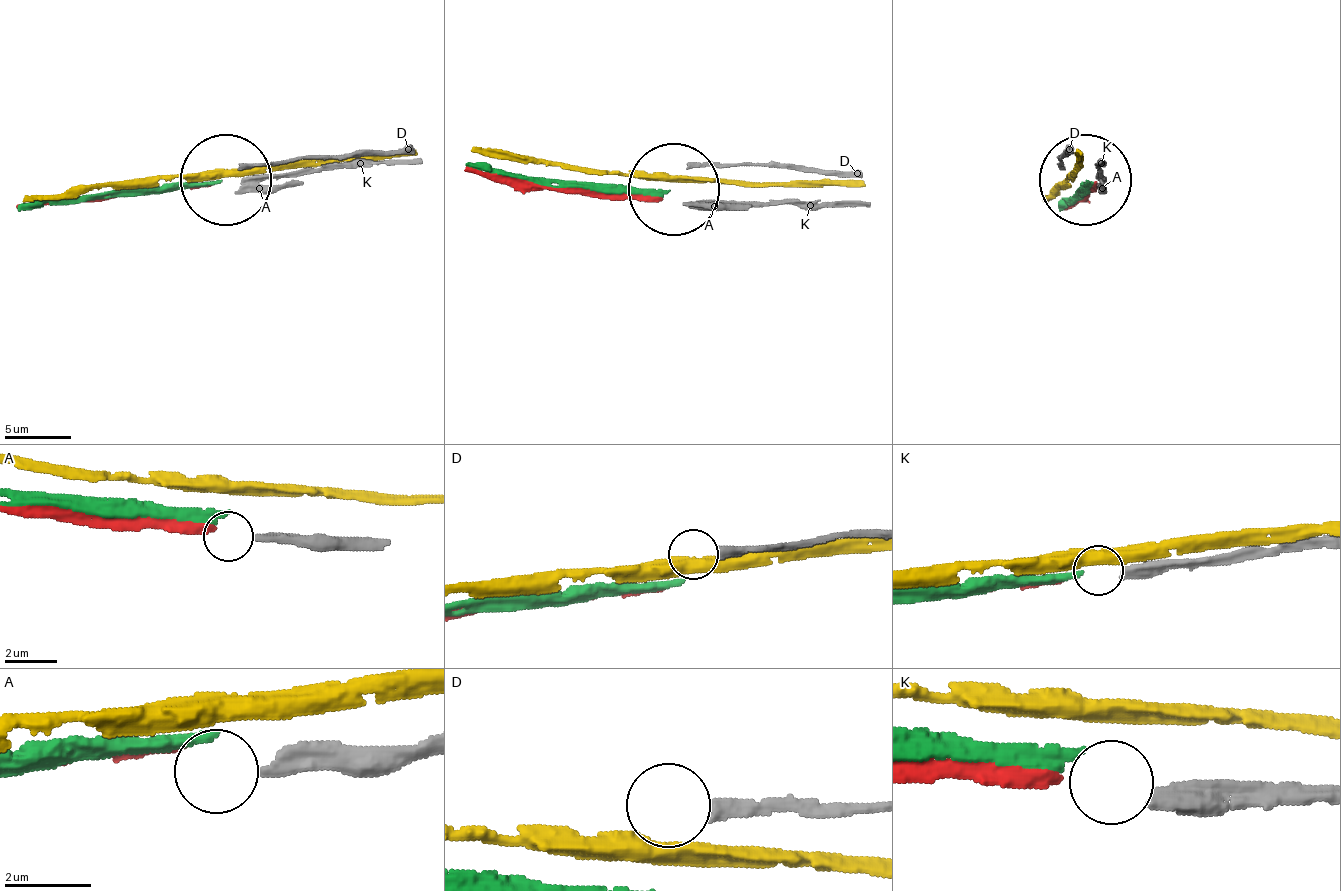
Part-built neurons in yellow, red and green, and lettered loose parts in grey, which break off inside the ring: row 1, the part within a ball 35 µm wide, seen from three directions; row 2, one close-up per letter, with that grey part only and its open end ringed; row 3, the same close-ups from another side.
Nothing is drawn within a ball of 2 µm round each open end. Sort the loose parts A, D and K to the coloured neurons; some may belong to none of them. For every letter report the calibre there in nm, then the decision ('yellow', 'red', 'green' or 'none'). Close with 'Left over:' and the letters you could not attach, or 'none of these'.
A: 320 nm thick; none
D: 360 nm thick; none
K: 400 nm thick; red
Left over: A, D

